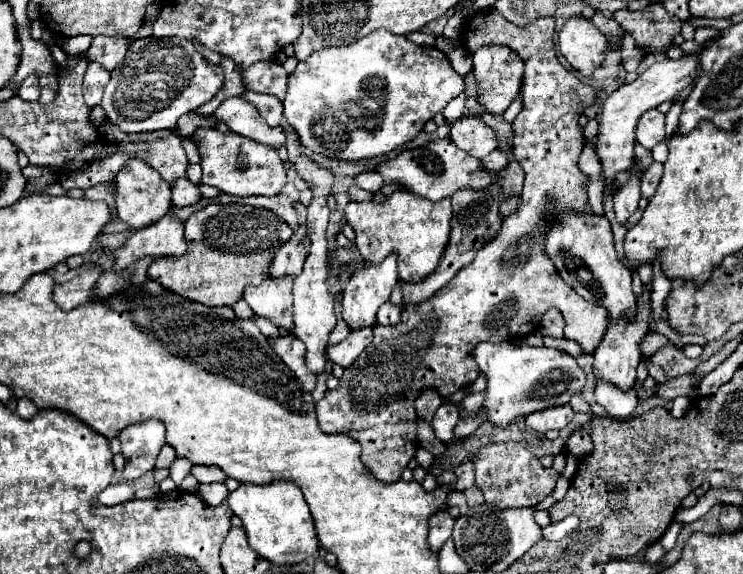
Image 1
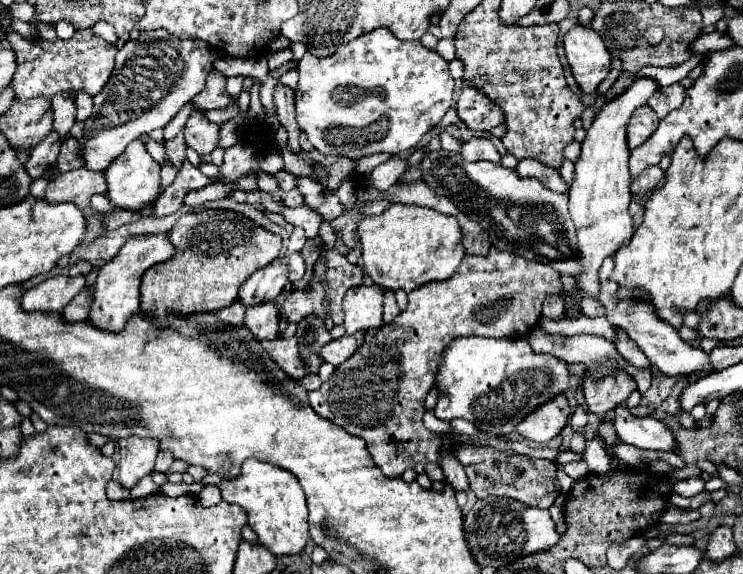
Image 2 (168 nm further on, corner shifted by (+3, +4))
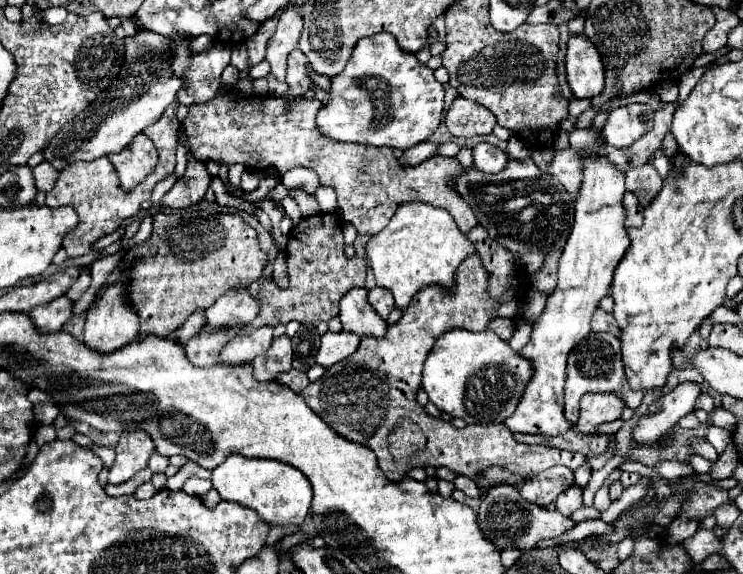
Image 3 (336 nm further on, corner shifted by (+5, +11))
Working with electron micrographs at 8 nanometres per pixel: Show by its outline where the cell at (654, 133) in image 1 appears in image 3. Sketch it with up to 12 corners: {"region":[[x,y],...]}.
{"region":[[650,105],[612,109],[602,141],[630,147],[652,129]]}

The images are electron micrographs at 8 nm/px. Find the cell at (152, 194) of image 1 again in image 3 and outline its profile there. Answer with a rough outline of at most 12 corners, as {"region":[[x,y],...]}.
{"region":[[140,133],[108,159],[130,191],[154,169],[158,151]]}

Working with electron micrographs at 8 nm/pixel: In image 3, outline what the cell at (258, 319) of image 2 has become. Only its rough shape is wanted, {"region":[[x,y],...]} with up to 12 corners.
{"region":[[272,327],[234,337],[220,365],[248,365],[272,343]]}

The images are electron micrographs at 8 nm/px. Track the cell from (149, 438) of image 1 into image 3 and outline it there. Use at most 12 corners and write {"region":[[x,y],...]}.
{"region":[[146,431],[122,433],[108,483],[148,467],[154,441]]}

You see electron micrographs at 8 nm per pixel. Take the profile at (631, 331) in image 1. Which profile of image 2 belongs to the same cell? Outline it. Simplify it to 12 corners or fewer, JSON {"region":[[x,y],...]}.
{"region":[[624,372],[584,378],[584,398],[604,418],[636,390]]}

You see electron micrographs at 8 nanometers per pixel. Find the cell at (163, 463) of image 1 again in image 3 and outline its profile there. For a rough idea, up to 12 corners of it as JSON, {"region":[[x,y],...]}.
{"region":[[158,451],[152,453],[150,471],[164,473],[168,465],[168,459],[160,455]]}

